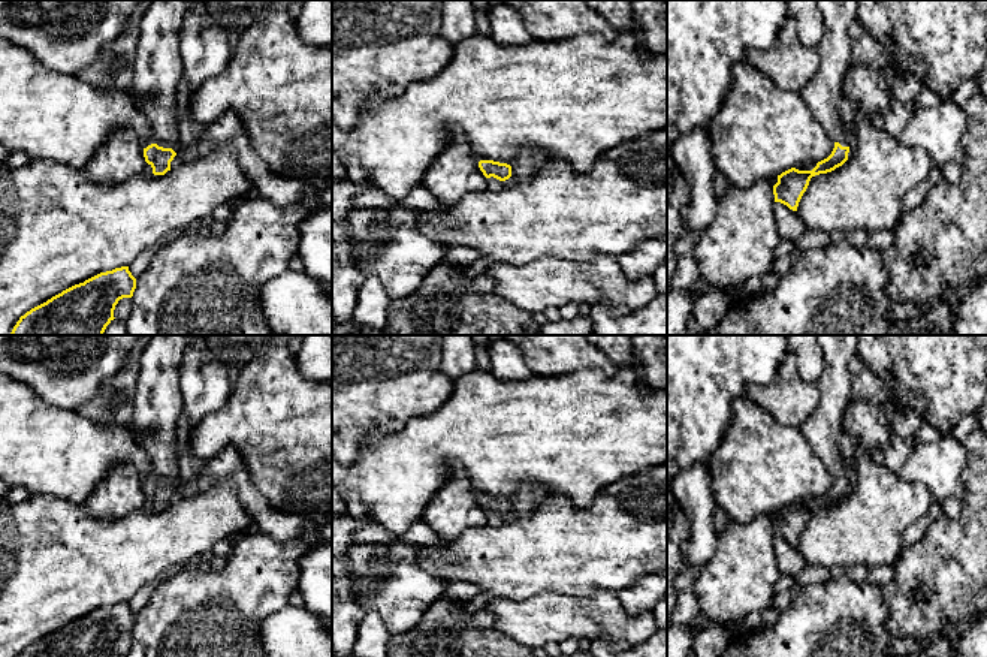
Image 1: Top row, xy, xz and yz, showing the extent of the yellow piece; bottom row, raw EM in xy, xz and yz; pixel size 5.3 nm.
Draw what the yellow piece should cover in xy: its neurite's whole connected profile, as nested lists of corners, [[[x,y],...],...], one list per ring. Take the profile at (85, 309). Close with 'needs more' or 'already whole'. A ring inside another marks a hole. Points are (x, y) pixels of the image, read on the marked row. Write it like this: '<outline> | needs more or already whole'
[[[129,266],[100,272],[27,311],[10,335],[103,335],[118,301],[135,289]]] | already whole

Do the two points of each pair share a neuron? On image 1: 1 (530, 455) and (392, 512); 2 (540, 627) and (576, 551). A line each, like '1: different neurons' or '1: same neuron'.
1: same neuron
2: different neurons

